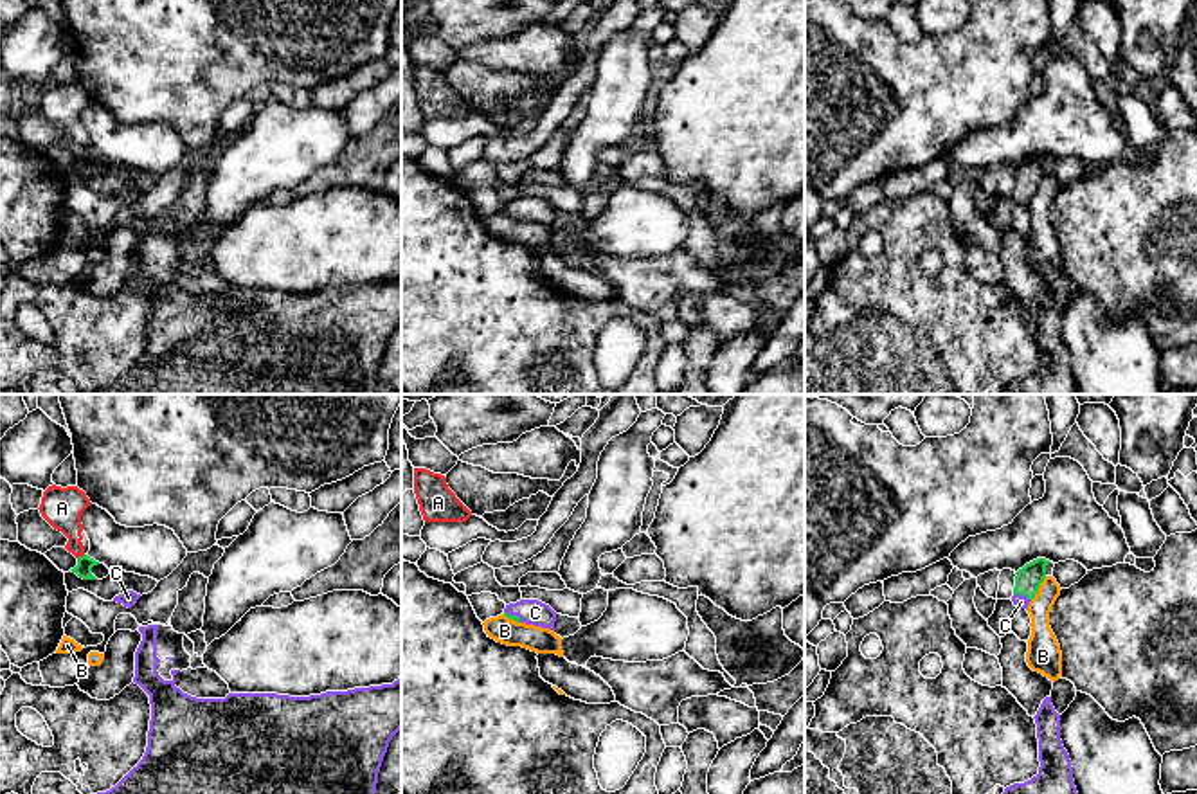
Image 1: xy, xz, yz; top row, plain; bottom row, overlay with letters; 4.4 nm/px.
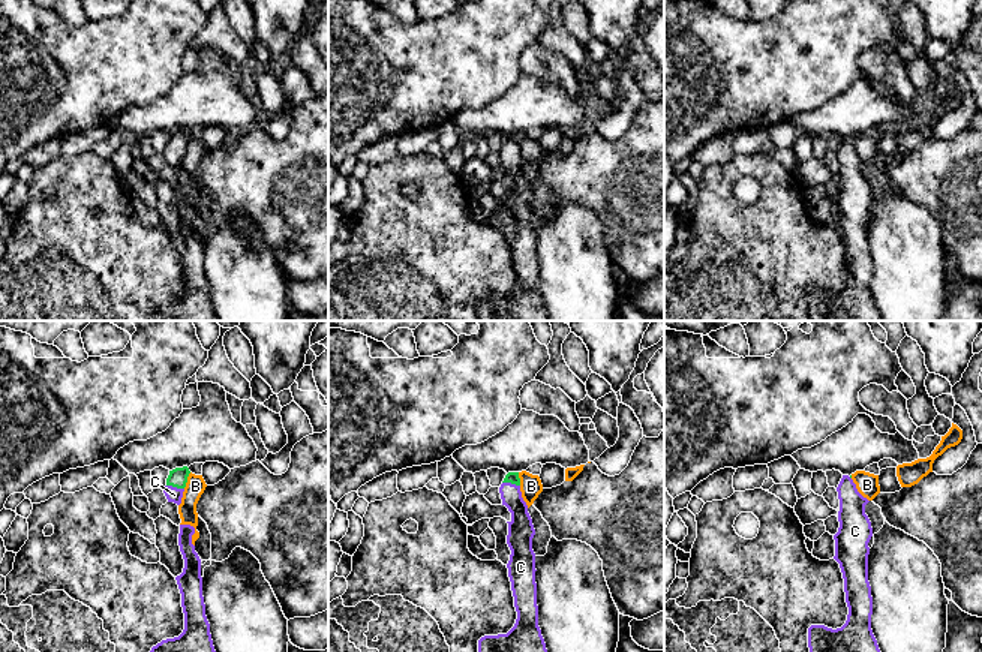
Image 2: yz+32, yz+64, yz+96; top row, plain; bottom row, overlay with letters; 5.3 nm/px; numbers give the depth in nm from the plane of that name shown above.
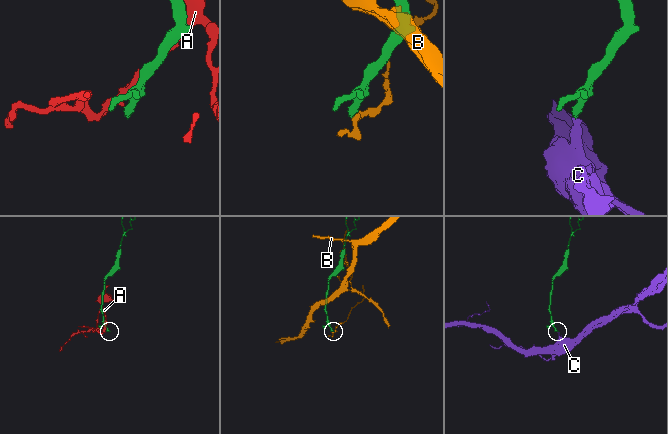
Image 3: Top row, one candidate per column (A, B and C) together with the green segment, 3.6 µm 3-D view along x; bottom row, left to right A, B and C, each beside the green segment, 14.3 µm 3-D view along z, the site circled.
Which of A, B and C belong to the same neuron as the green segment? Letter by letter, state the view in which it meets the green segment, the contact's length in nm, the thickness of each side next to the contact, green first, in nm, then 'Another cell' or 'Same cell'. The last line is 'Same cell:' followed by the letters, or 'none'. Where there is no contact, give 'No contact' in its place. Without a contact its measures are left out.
A: Touches green in xy. Shared border 40 nm. Thickness 80 nm (green) against 180 nm. Another cell
B: Touches green in yz. Shared border 130 nm. Thickness 120 nm (green) against 140 nm. Another cell
C: Touches green in yz. Shared border 90 nm. Thickness 120 nm (green) against 60 nm. Same cell
Same cell: C

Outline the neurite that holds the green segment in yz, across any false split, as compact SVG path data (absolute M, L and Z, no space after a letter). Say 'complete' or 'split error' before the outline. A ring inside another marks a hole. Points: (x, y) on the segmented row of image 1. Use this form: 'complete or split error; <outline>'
split error; M1037 558L1015 573L1017 576L1015 576L1012 601L1017 609L1028 610L1030 601L1035 598L1040 583L1046 578L1046 565L1048 564L1049 564L1049 560Z

